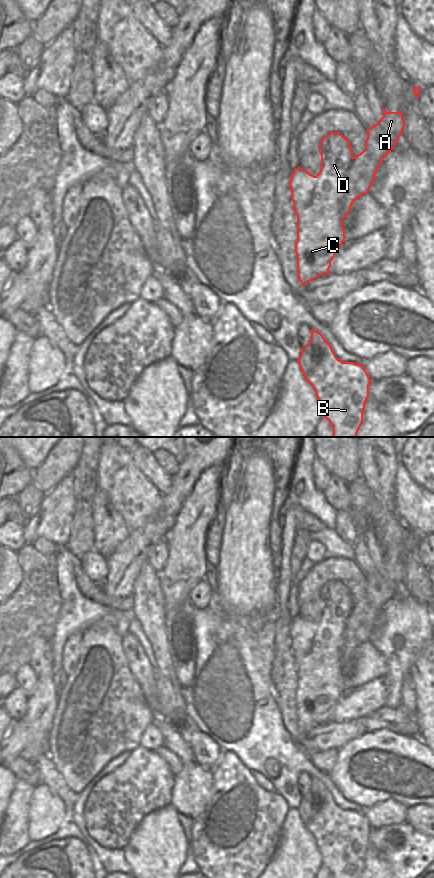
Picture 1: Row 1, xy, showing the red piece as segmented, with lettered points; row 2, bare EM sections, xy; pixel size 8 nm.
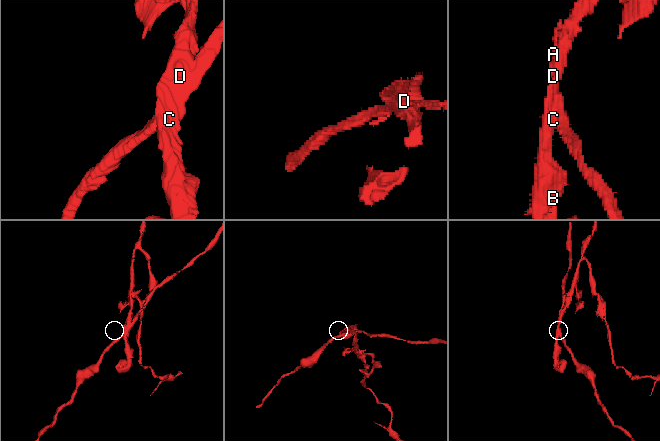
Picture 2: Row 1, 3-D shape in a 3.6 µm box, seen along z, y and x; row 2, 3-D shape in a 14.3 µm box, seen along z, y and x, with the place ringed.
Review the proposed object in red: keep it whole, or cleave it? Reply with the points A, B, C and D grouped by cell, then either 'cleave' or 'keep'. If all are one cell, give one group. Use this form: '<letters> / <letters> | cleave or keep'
A / B C D | cleave

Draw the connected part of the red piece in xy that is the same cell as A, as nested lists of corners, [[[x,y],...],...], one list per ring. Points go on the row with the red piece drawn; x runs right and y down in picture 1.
[[[383,107],[383,117],[374,126],[367,128],[365,149],[353,158],[347,171],[343,185],[344,202],[354,202],[368,193],[378,167],[395,148],[404,127],[402,112],[386,112]]]

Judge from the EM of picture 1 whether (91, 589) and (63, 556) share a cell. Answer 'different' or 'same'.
different

